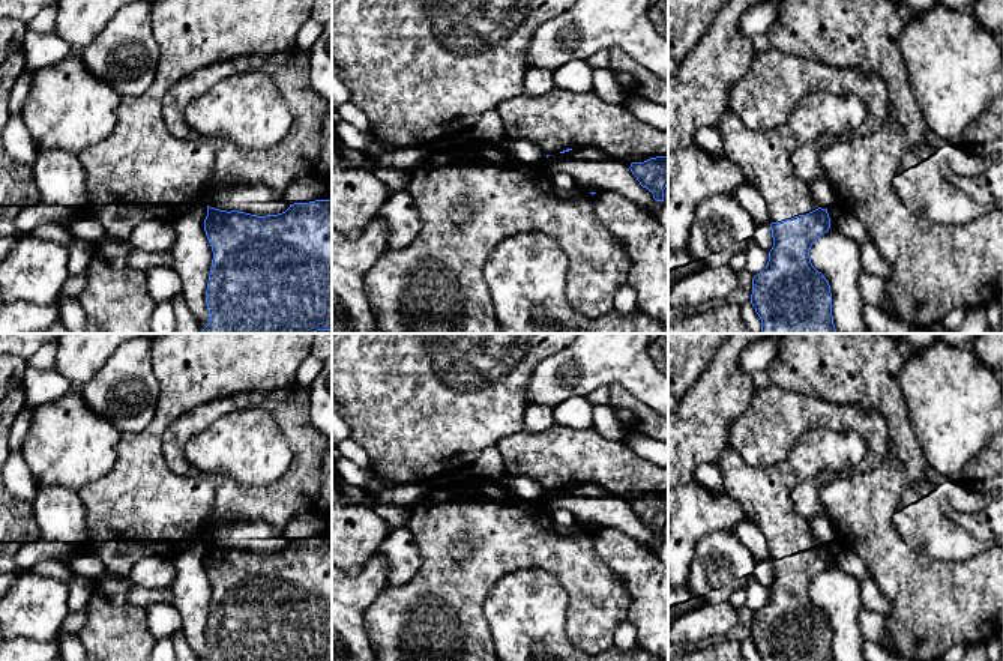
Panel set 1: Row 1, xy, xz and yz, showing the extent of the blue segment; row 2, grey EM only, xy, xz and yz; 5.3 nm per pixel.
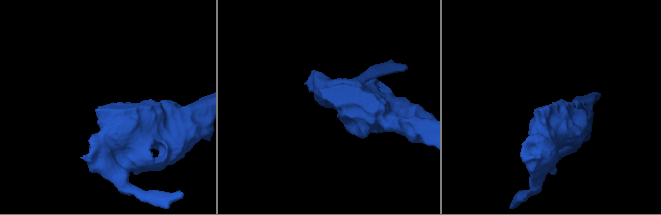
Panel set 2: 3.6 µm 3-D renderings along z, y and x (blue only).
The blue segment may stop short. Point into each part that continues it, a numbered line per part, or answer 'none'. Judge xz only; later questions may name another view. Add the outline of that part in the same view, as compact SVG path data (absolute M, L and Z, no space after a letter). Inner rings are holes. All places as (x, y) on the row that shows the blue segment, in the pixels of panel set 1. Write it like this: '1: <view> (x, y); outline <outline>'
1: xz (556, 120); outline M551 89L500 104L505 140L529 140L547 155L595 147L631 167L668 155L668 132L638 120L623 104L604 102L593 92Z

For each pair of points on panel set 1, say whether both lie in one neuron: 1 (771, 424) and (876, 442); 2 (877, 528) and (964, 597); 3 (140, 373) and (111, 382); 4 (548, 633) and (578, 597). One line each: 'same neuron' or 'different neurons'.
1: same neuron
2: same neuron
3: same neuron
4: different neurons

